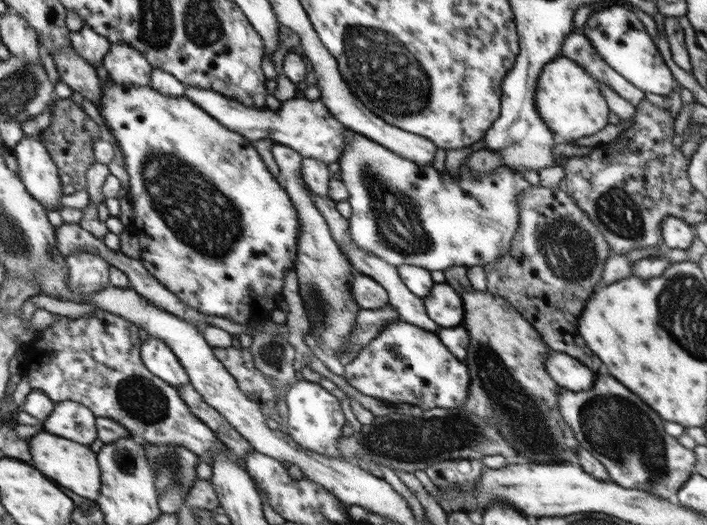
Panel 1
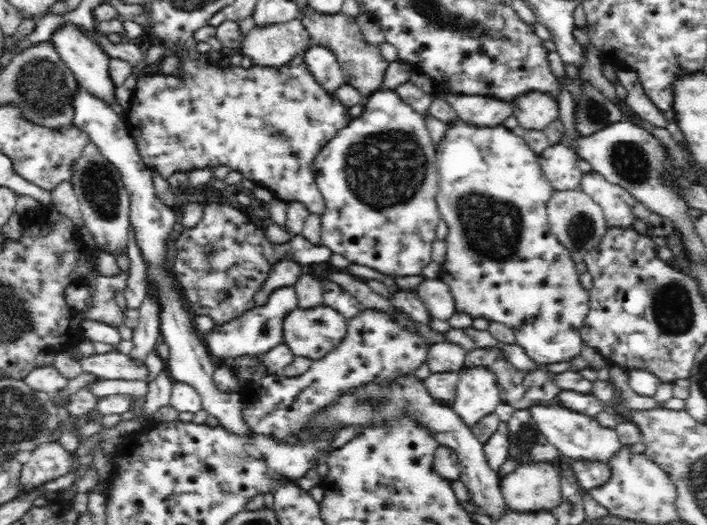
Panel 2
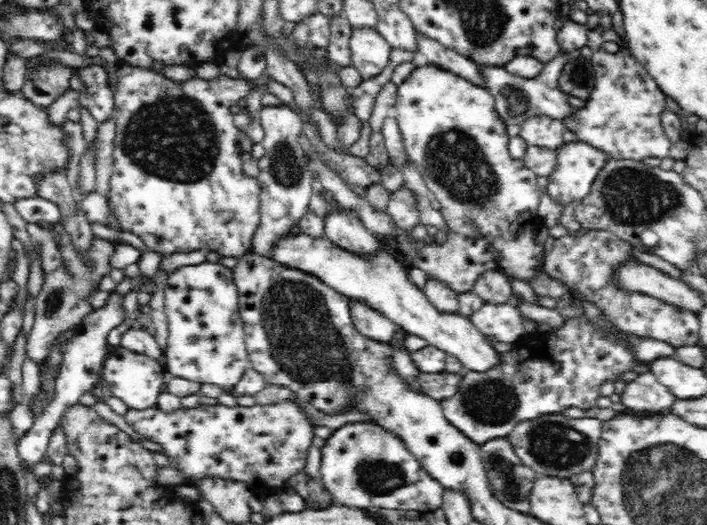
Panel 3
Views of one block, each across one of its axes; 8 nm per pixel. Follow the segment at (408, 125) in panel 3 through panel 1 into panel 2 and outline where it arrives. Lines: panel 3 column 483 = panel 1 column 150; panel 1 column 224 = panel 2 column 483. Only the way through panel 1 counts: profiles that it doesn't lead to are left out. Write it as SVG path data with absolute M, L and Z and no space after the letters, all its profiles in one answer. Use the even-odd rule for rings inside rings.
M458 116L456 120L452 120L452 122L446 123L446 130L444 130L444 134L442 135L442 139L435 144L435 158L432 160L432 168L434 168L436 178L439 182L438 192L436 193L435 198L437 202L437 209L440 215L440 219L444 220L448 226L448 233L443 239L444 247L446 247L446 250L444 250L444 262L440 262L438 278L440 278L440 280L442 280L449 287L452 299L454 299L454 312L464 312L464 314L470 314L473 319L482 317L487 318L489 321L496 320L498 322L508 324L514 331L516 344L520 345L524 351L526 351L526 354L539 364L552 364L554 362L570 361L575 356L578 356L580 354L580 350L582 350L583 338L580 332L580 326L582 326L584 318L586 314L588 314L590 306L590 290L588 291L586 288L584 288L584 286L582 286L582 282L580 282L580 278L578 277L579 274L576 271L576 262L570 259L570 250L567 248L567 246L564 246L560 242L560 239L552 232L552 229L550 228L547 213L547 202L550 196L552 196L556 190L550 184L550 182L548 182L546 175L544 174L541 164L539 163L539 156L534 151L532 151L530 147L527 146L527 143L521 138L518 131L508 129L502 124L496 124L496 126L480 126L479 124L466 122L463 118Z

